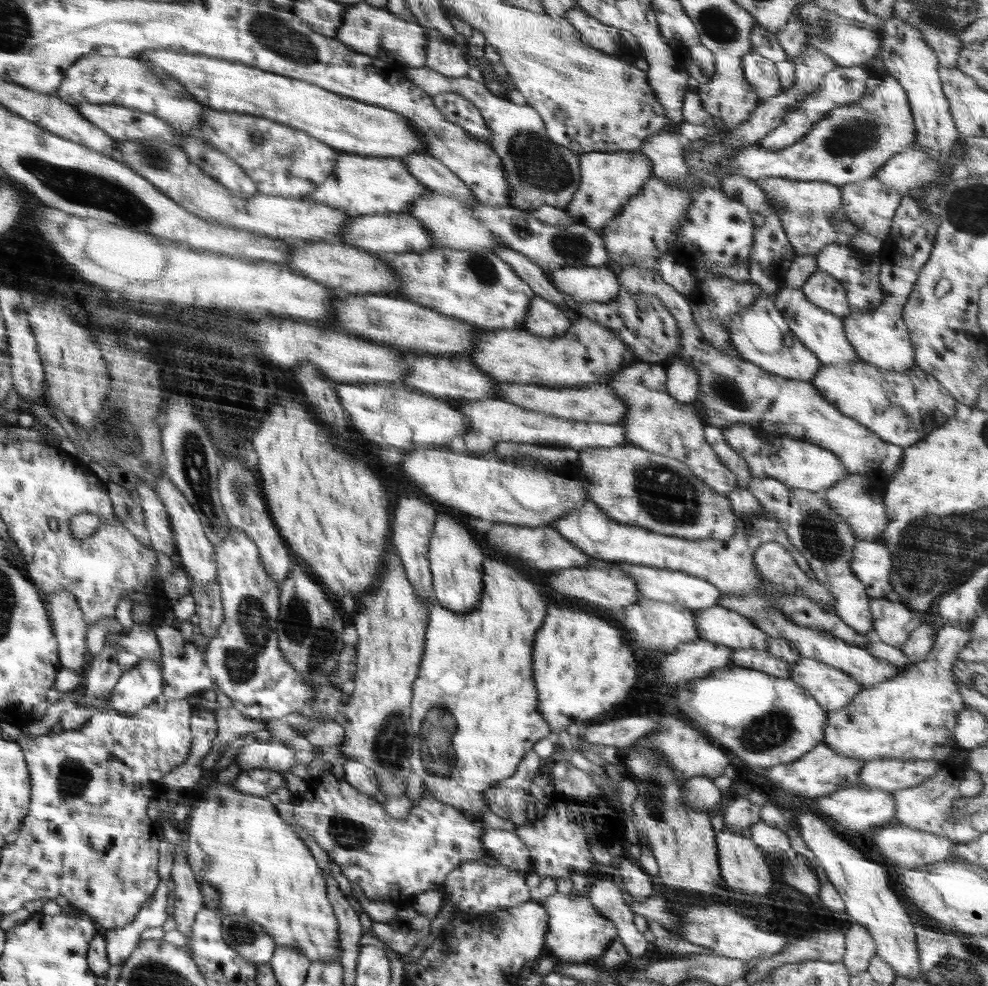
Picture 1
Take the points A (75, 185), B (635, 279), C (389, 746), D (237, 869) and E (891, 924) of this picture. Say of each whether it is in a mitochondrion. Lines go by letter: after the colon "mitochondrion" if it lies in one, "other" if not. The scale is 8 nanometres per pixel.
A: mitochondrion
B: other
C: mitochondrion
D: other
E: other

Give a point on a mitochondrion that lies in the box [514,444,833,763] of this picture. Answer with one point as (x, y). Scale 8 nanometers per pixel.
(666, 494)

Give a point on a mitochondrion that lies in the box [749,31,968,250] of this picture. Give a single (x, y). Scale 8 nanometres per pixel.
(850, 137)

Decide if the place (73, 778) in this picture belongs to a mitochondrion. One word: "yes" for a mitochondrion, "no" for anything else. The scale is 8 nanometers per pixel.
yes

